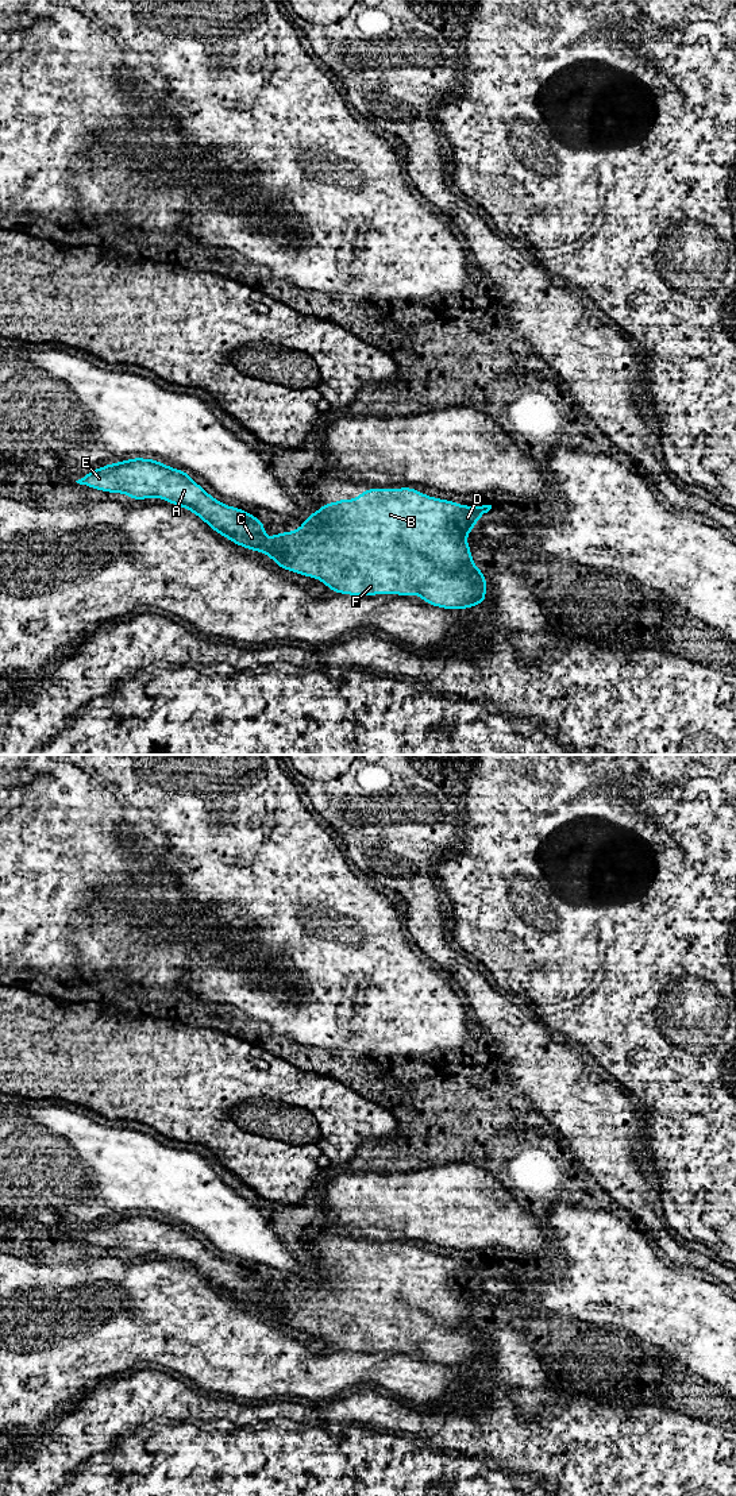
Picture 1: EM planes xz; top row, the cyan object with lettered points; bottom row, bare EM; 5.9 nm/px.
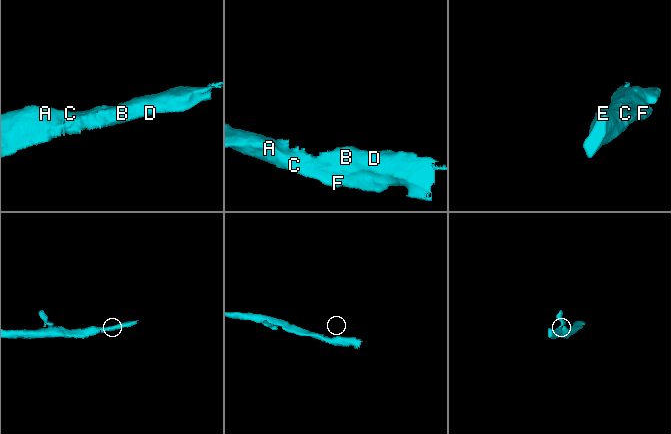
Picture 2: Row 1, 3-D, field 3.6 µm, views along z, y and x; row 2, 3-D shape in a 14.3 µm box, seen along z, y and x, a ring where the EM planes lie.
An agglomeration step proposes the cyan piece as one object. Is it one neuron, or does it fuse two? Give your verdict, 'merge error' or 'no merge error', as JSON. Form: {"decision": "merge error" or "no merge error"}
{"decision": "no merge error"}

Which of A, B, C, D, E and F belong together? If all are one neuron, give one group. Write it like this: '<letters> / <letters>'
A B C D E F

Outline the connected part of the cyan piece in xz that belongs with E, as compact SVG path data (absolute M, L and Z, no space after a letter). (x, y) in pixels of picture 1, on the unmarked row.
M143 1214L111 1219L76 1237L109 1249L124 1249L134 1257L162 1254L196 1269L209 1284L247 1306L270 1312L282 1326L317 1334L340 1350L417 1350L427 1360L444 1365L467 1365L486 1358L486 1333L471 1314L466 1292L492 1261L463 1262L428 1253L413 1244L367 1245L357 1256L324 1260L294 1288L273 1289L266 1300L265 1280L221 1260L192 1237L185 1227Z

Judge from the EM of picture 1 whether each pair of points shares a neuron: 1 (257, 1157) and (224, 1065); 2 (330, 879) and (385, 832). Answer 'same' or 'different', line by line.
1: same
2: different

